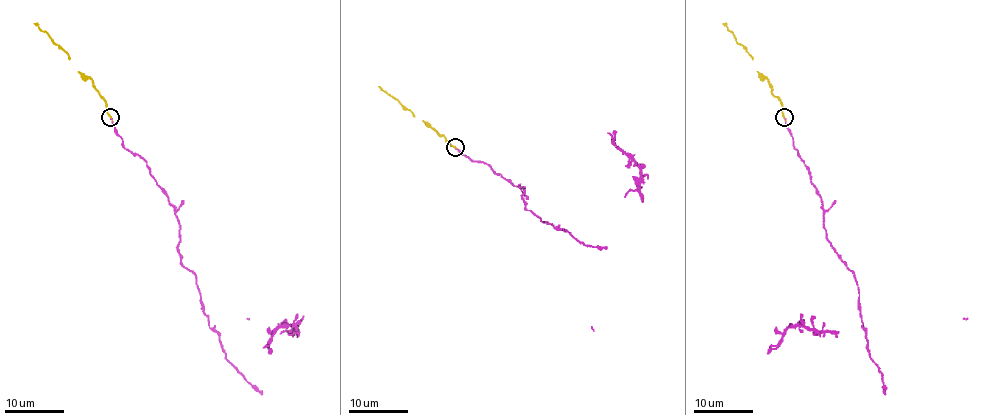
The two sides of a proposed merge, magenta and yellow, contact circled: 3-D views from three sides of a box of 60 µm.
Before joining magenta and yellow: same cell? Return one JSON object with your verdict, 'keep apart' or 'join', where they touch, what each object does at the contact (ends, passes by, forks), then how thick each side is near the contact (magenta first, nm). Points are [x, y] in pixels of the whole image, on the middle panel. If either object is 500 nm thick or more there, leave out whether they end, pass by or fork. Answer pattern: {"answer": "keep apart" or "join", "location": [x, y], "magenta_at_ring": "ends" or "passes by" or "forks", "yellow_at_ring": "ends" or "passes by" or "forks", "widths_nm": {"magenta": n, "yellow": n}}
{"answer": "join", "location": [455, 147], "magenta_at_ring": "ends", "yellow_at_ring": "ends", "widths_nm": {"magenta": 140, "yellow": 190}}

